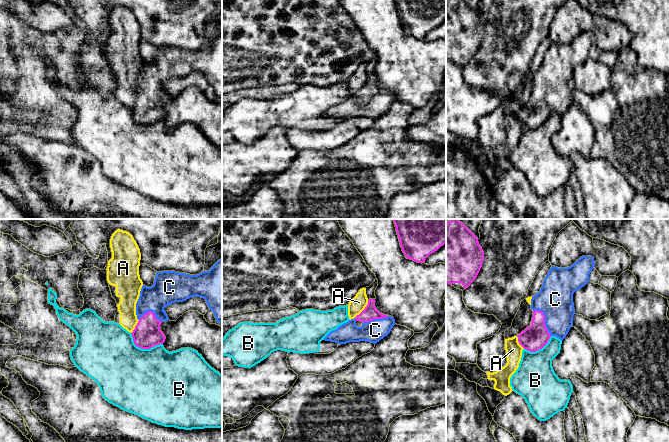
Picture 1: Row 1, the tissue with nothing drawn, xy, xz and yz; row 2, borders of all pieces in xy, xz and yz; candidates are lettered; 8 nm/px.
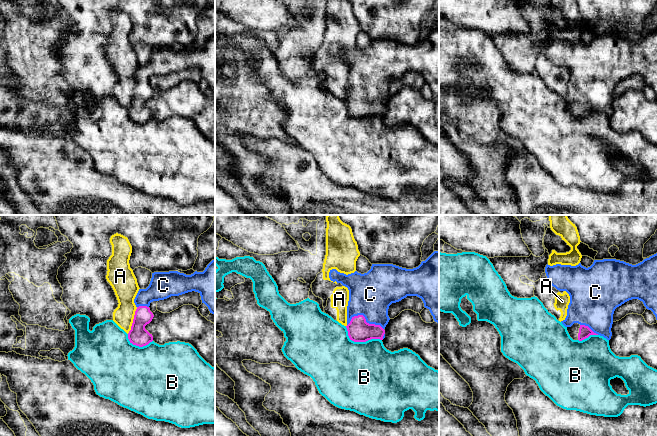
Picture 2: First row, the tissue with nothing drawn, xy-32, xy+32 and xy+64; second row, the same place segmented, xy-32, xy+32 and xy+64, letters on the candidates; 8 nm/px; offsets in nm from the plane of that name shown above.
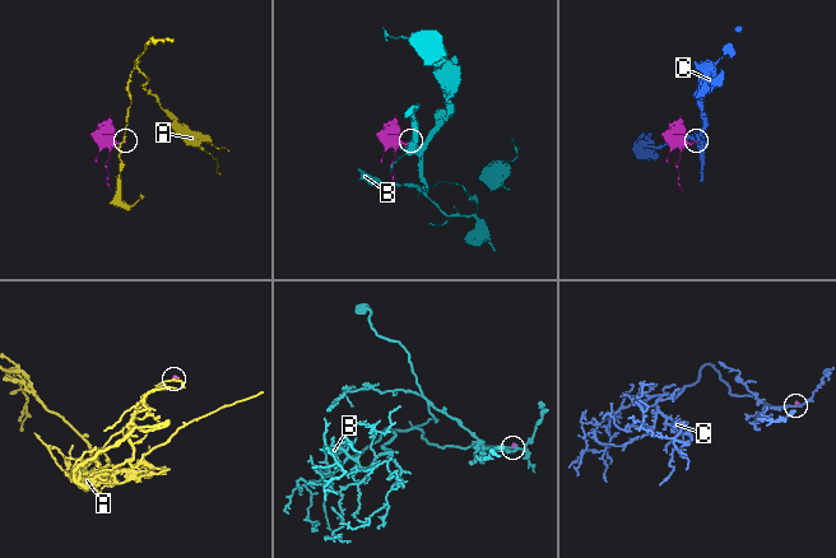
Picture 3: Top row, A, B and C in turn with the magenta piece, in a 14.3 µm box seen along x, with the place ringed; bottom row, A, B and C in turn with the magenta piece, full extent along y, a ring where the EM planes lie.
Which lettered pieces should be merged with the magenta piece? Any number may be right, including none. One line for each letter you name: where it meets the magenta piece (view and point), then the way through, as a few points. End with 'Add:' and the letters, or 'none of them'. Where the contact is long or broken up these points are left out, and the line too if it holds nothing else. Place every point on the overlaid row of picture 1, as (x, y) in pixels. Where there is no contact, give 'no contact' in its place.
C: yz (544, 319) | across yz (535, 337), (544, 325), (544, 319), (553, 310), (555, 299)
Add: C

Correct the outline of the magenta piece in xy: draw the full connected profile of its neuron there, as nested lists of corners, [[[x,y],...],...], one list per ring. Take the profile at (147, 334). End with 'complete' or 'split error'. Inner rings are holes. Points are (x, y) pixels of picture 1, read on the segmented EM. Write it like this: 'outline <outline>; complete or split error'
outline [[[222,259],[218,260],[209,271],[203,271],[197,275],[175,271],[157,272],[151,287],[143,285],[136,303],[136,315],[139,321],[131,333],[134,344],[142,349],[163,344],[166,337],[160,330],[160,325],[169,320],[164,308],[195,296],[204,298],[209,309],[213,311],[216,321],[222,323]]]; split error

